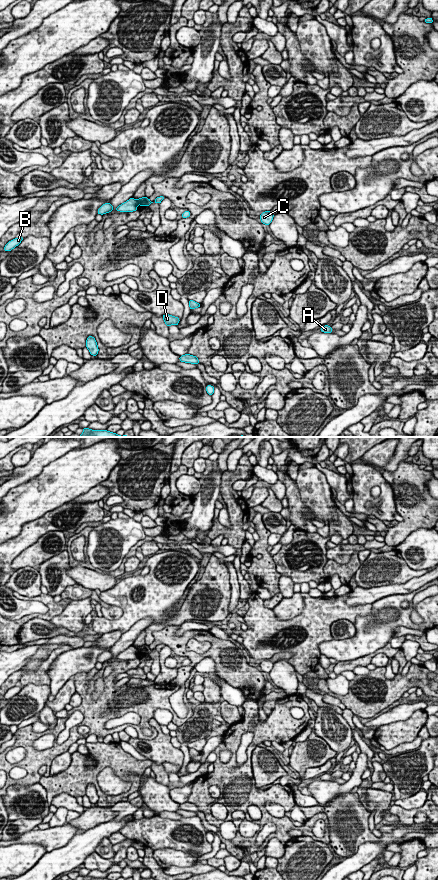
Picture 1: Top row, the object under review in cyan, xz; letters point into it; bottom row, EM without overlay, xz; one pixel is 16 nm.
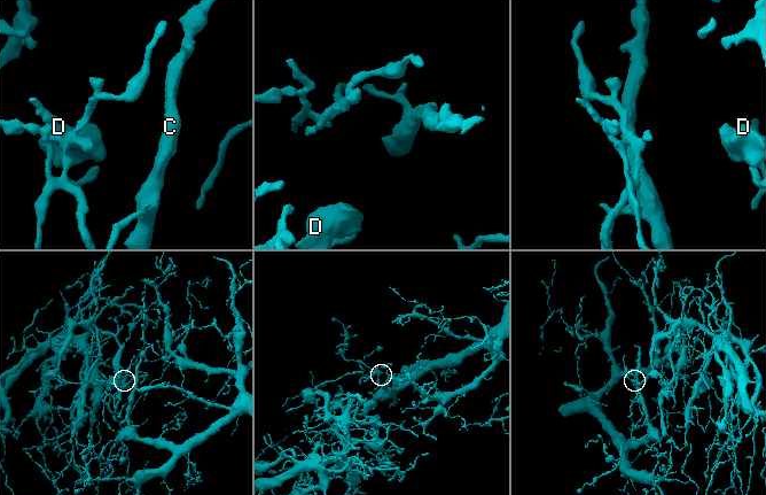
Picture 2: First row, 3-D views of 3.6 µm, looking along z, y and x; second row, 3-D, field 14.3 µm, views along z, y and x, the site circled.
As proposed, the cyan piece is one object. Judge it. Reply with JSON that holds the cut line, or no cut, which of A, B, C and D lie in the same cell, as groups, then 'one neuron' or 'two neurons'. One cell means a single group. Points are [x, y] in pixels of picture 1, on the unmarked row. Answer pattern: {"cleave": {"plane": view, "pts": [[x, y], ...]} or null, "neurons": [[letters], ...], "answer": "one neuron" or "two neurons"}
{"cleave": {"plane": "xz", "pts": [[136, 648], [138, 651]]}, "neurons": [["A", "C"], ["B", "D"]], "answer": "two neurons"}

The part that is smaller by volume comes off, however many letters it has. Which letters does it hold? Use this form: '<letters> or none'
B, D

